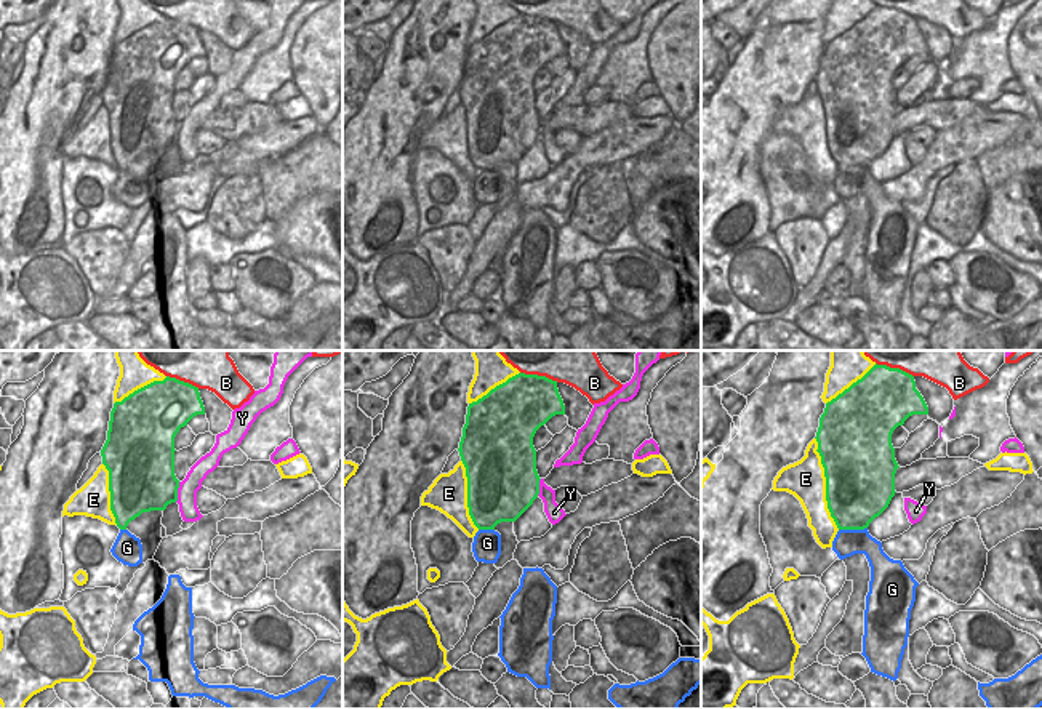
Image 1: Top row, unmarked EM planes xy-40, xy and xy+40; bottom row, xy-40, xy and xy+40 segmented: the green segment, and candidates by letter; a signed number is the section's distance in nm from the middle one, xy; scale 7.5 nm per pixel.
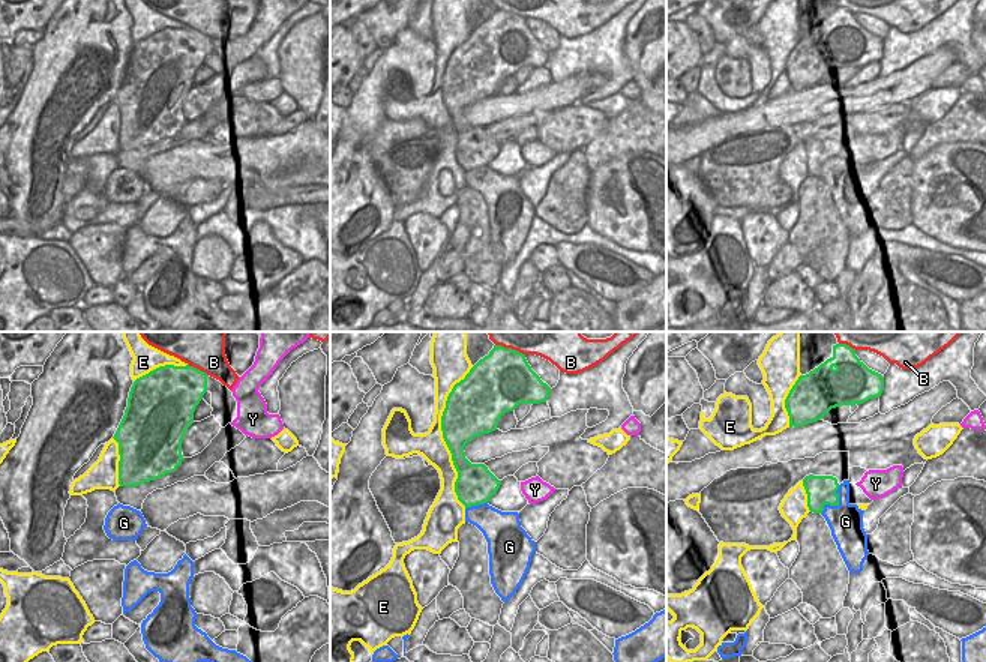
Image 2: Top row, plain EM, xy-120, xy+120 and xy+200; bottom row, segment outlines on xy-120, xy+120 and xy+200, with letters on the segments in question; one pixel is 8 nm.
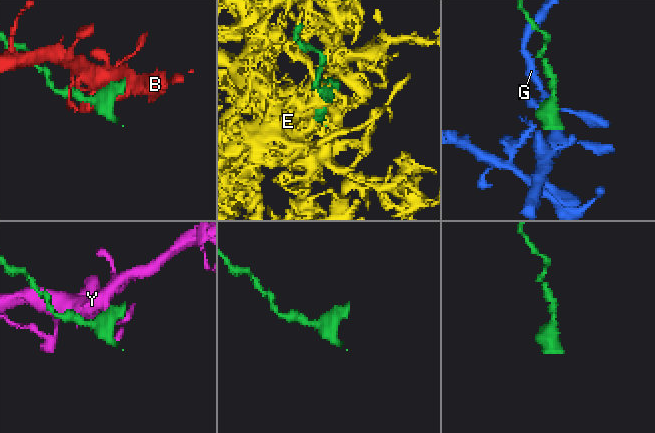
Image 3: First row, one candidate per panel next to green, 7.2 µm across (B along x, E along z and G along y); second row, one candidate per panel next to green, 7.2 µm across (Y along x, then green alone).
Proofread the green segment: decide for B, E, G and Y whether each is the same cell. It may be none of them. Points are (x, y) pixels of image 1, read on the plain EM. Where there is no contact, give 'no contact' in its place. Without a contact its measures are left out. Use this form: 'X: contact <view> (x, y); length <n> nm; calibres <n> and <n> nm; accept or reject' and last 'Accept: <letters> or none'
B: contact xy-40 (183, 23); length 280 nm; calibres 400 and 240 nm; reject
E: contact xy+40 (826, 125); length 700 nm; calibres 500 and 300 nm; reject
G: contact xy+40 (852, 170); length 220 nm; calibres 440 and 200 nm; reject
Y: contact xy-40 (176, 133); length 160 nm; calibres 440 and 150 nm; reject
Accept: none

